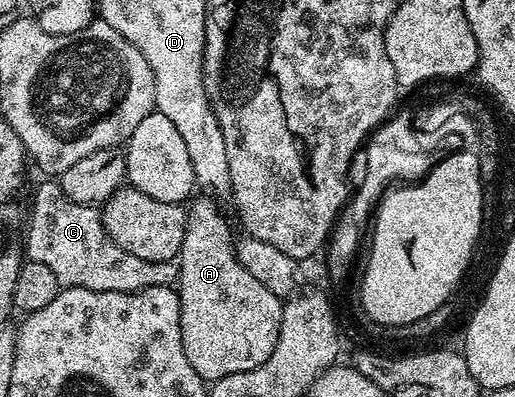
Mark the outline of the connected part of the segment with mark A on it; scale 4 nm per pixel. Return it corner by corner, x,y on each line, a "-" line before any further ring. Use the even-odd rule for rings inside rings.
195,198
193,202
189,204
186,212
184,245
179,249
176,260
176,266
178,268
176,290
178,293
178,300
180,301
180,337
184,345
184,357
188,357
192,369
196,369
196,373
200,373
202,379
213,381
228,377
232,373
244,373
245,371
256,369
260,365
264,365
264,361
268,361
268,357
272,357
272,349
276,349
276,341
280,333
280,317
282,316
283,300
276,293
272,293
272,289
264,289
264,285
260,285
260,281
256,281
256,277
252,277
252,273
248,273
248,269
244,265
240,265
236,247
232,239
230,243
230,227
226,224
225,217
214,208
216,203
213,198
202,198
206,199
196,200
197,198

